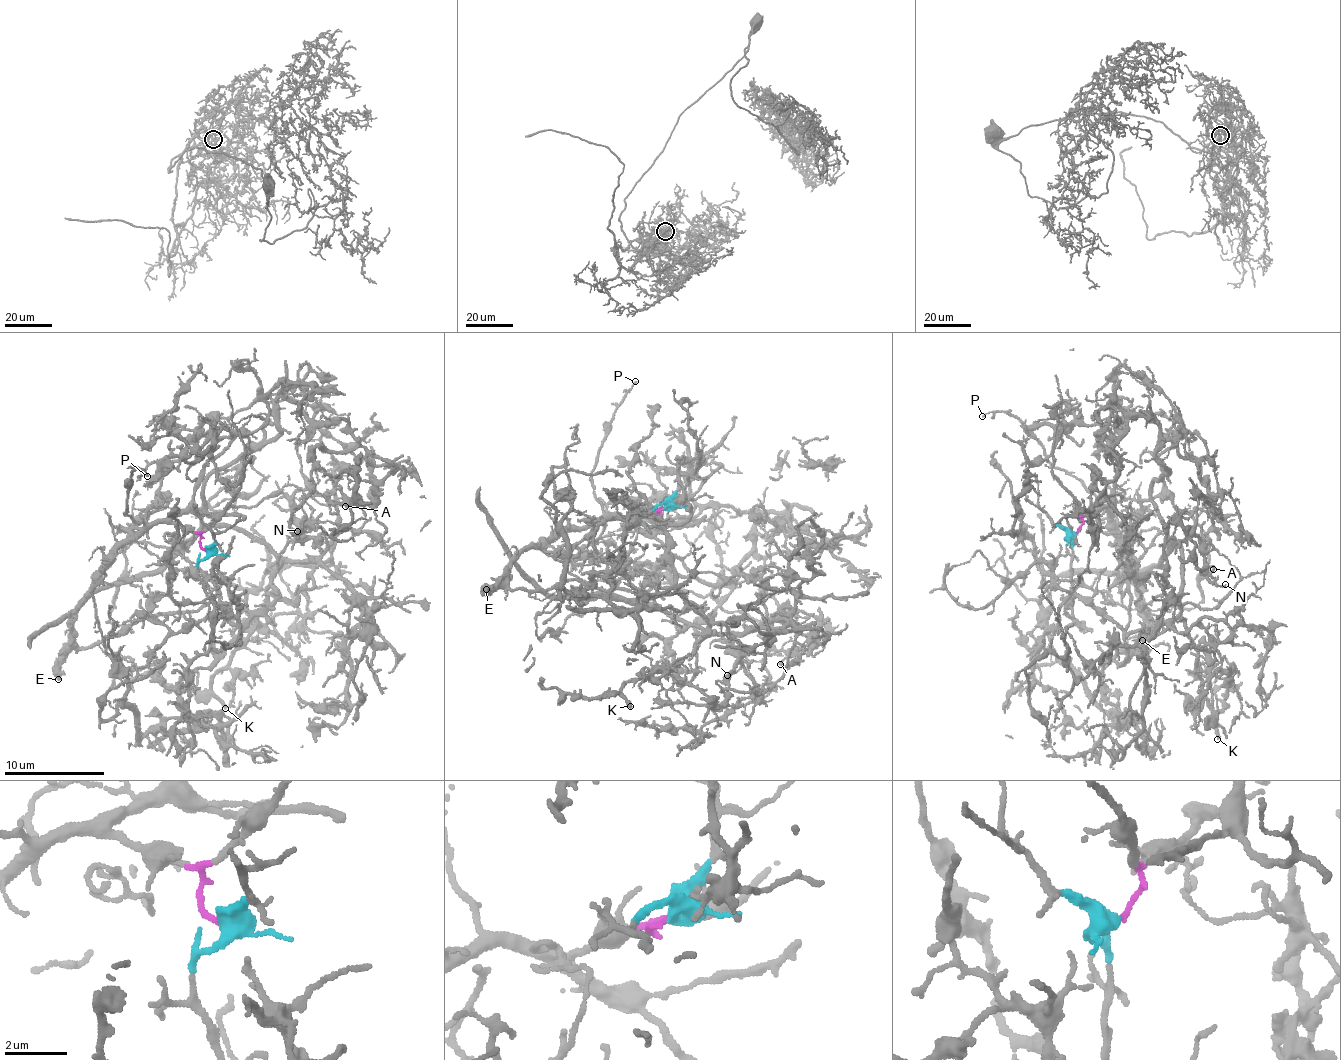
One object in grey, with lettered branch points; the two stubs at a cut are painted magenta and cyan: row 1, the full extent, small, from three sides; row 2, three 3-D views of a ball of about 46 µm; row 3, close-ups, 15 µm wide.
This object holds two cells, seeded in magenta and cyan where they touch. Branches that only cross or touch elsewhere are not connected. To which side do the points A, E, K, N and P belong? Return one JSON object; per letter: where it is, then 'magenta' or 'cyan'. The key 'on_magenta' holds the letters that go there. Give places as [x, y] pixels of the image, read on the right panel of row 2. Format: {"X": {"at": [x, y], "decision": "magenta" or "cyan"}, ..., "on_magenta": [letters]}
{"A": {"at": [1213, 569], "decision": "cyan"}, "E": {"at": [1142, 640], "decision": "magenta"}, "K": {"at": [1217, 739], "decision": "cyan"}, "N": {"at": [1225, 584], "decision": "cyan"}, "P": {"at": [982, 416], "decision": "magenta"}, "on_magenta": ["E", "P"]}

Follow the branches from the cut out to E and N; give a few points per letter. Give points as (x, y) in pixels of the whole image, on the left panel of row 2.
E: (207, 550), (198, 533), (175, 522), (145, 526), (114, 554), (92, 596), (80, 606), (58, 680)
N: (207, 550), (196, 578), (242, 622), (286, 562), (330, 544), (335, 496), (294, 493), (298, 531)

